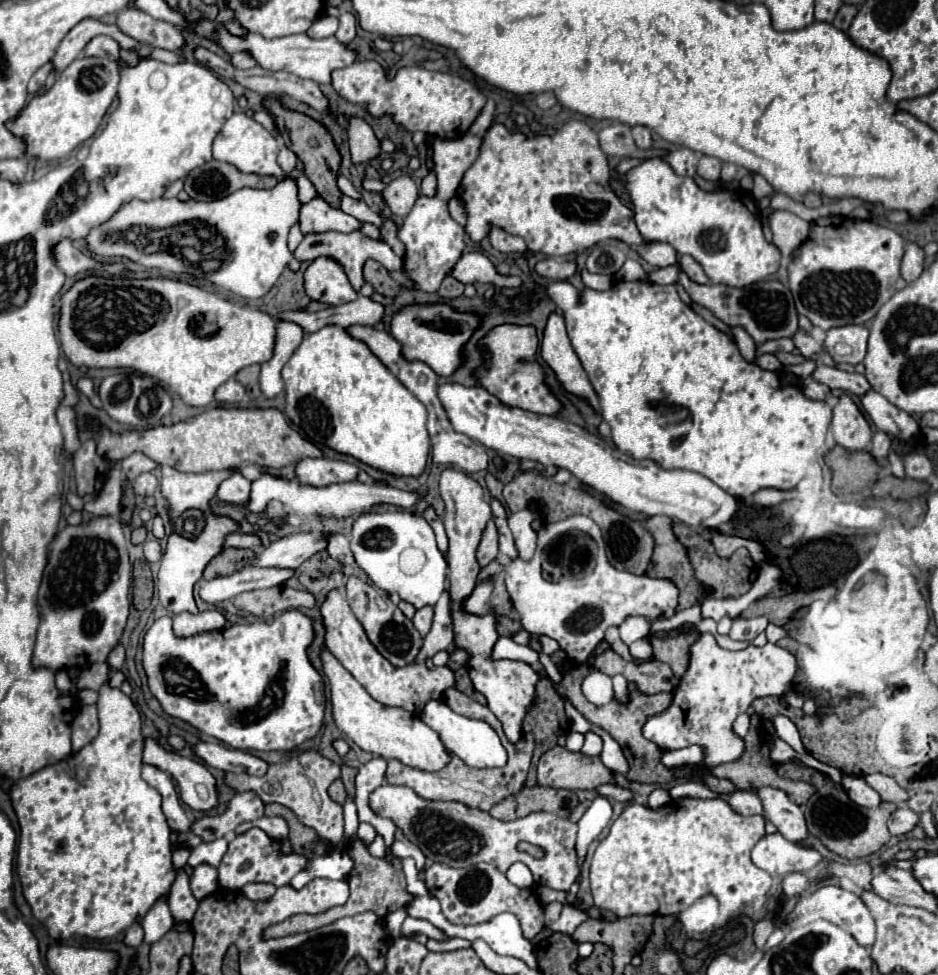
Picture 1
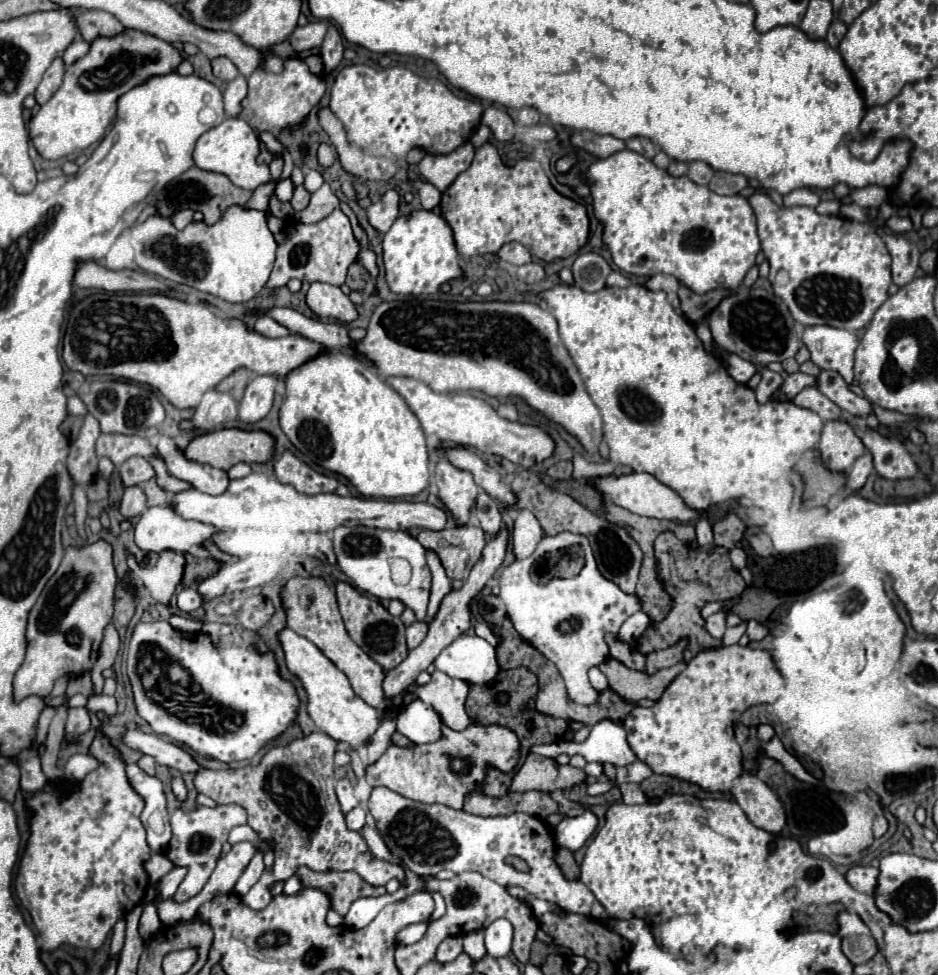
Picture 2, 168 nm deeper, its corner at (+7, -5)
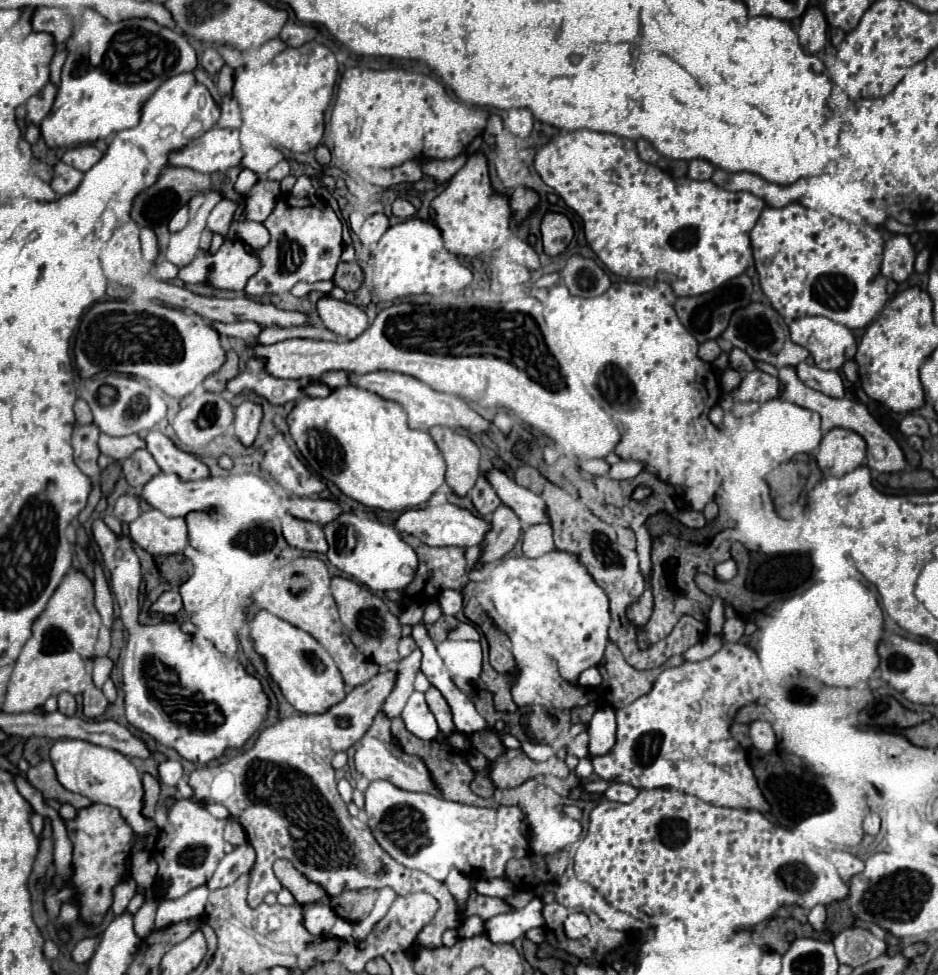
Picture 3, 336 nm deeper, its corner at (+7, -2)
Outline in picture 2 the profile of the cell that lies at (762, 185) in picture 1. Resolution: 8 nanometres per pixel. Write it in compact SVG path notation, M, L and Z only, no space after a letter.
M754 193L748 197L750 207L758 217L758 235L762 251L770 261L770 283L774 293L784 299L792 317L800 325L830 325L844 327L848 331L864 329L874 317L876 309L886 301L888 287L892 283L890 263L892 257L882 237L866 223L818 215L812 207L788 207L780 209L768 195Z

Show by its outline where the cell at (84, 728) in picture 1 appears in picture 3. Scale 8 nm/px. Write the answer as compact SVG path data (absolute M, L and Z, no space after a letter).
M62 692L58 696L58 712L68 714L68 716L76 714L76 700L74 700L74 696L70 692Z

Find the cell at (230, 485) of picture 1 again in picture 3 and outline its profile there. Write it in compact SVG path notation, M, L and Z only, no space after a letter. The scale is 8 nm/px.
M158 430L148 432L144 442L146 442L146 450L154 456L154 460L158 462L162 472L178 474L184 480L200 480L200 478L208 476L208 468L204 462L190 456L188 452L178 450L174 446L174 442L168 436L164 436L162 432L158 432Z

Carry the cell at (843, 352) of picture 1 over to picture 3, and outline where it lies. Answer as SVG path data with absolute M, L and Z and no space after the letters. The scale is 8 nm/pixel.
M798 318L790 324L790 340L810 350L814 362L822 370L840 370L846 360L856 354L852 332L828 318Z

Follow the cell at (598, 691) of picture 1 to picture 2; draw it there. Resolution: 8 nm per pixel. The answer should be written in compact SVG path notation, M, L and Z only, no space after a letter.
M562 531L552 537L546 535L540 541L536 553L570 549L574 545L582 547L586 555L586 565L580 571L580 575L572 579L552 579L548 585L540 585L528 575L528 567L532 563L532 555L530 555L502 569L498 599L506 605L508 615L504 615L512 621L514 629L520 633L522 639L526 639L532 645L528 657L530 665L522 665L522 667L528 667L538 677L538 669L540 667L544 669L544 659L548 657L562 673L570 699L576 701L578 705L594 705L600 693L590 685L586 673L590 667L600 665L600 661L608 659L608 645L604 641L604 635L616 633L616 629L630 615L640 611L642 605L640 605L640 597L636 597L634 593L624 593L614 581L606 579L598 571L590 543L584 535L576 535L570 531Z

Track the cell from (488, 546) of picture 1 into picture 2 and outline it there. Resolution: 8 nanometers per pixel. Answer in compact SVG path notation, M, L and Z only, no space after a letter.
M446 527L442 531L422 529L416 539L424 549L440 553L450 579L466 579L486 545L486 535L480 527Z

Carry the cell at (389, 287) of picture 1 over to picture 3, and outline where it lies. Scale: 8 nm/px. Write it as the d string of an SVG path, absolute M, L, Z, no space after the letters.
M340 262L334 272L332 282L346 292L354 292L362 284L362 270L356 262Z

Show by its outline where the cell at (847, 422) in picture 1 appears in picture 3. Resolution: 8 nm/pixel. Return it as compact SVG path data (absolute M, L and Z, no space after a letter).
M830 430L818 446L816 460L824 476L844 476L866 460L866 442L852 430Z

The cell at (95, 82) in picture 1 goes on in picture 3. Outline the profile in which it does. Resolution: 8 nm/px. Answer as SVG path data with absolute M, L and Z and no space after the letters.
M82 10L72 26L72 36L66 40L66 62L62 68L62 80L50 114L40 124L42 136L50 148L66 148L72 144L90 144L104 140L106 136L134 128L140 122L144 102L156 92L156 88L182 72L196 68L196 52L188 40L166 26L156 24L150 18L134 18L124 22L108 22L94 10Z

